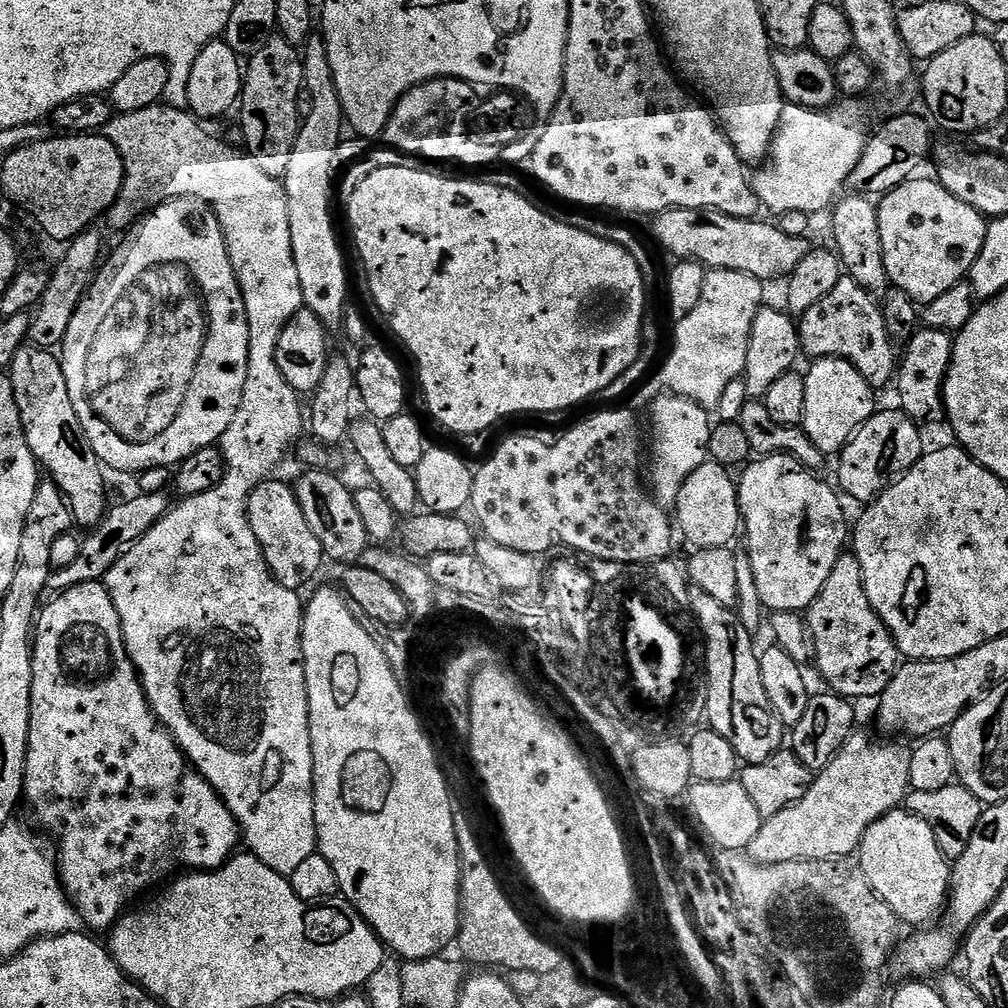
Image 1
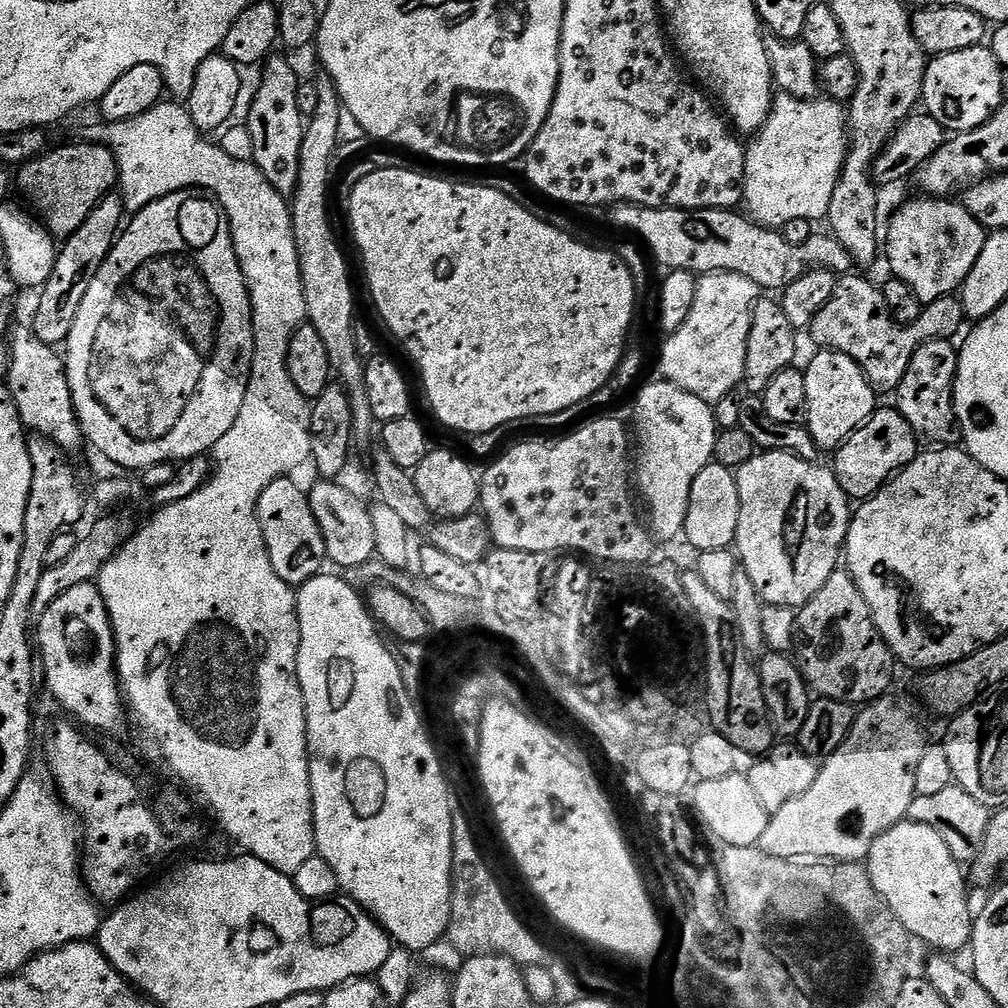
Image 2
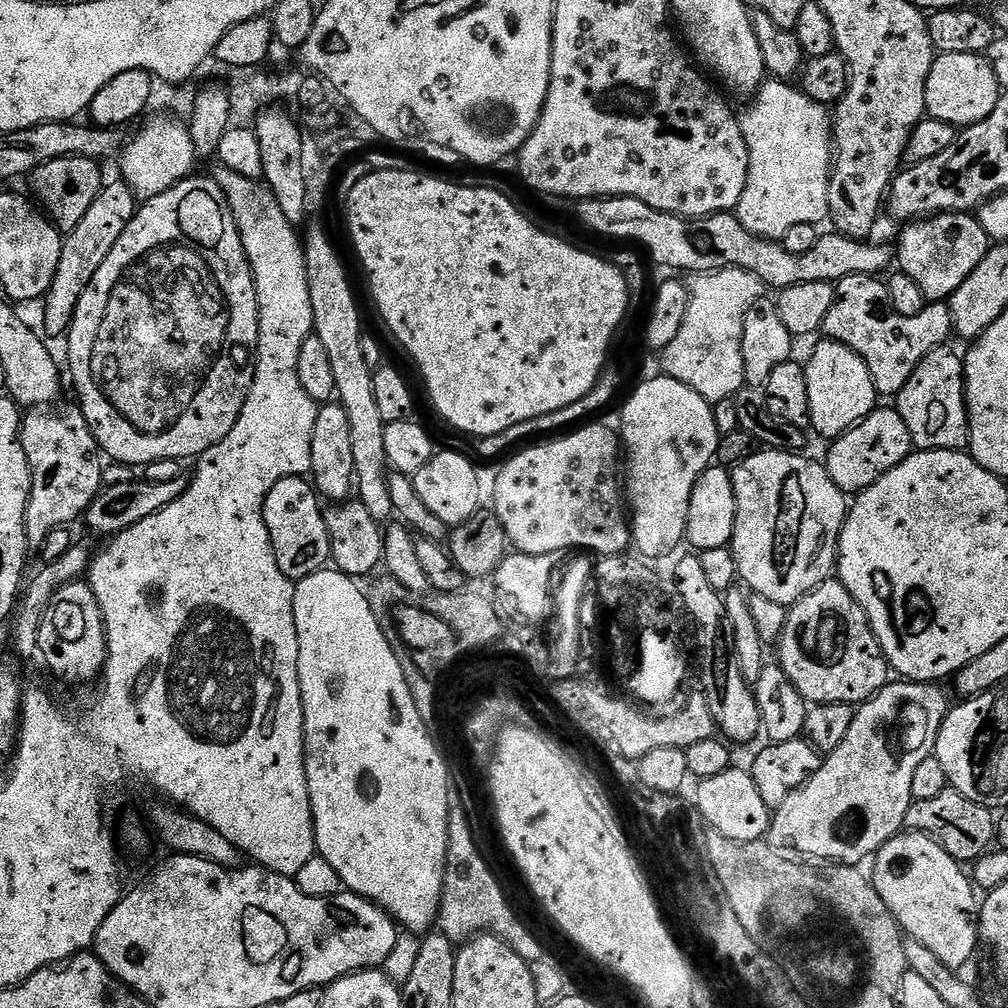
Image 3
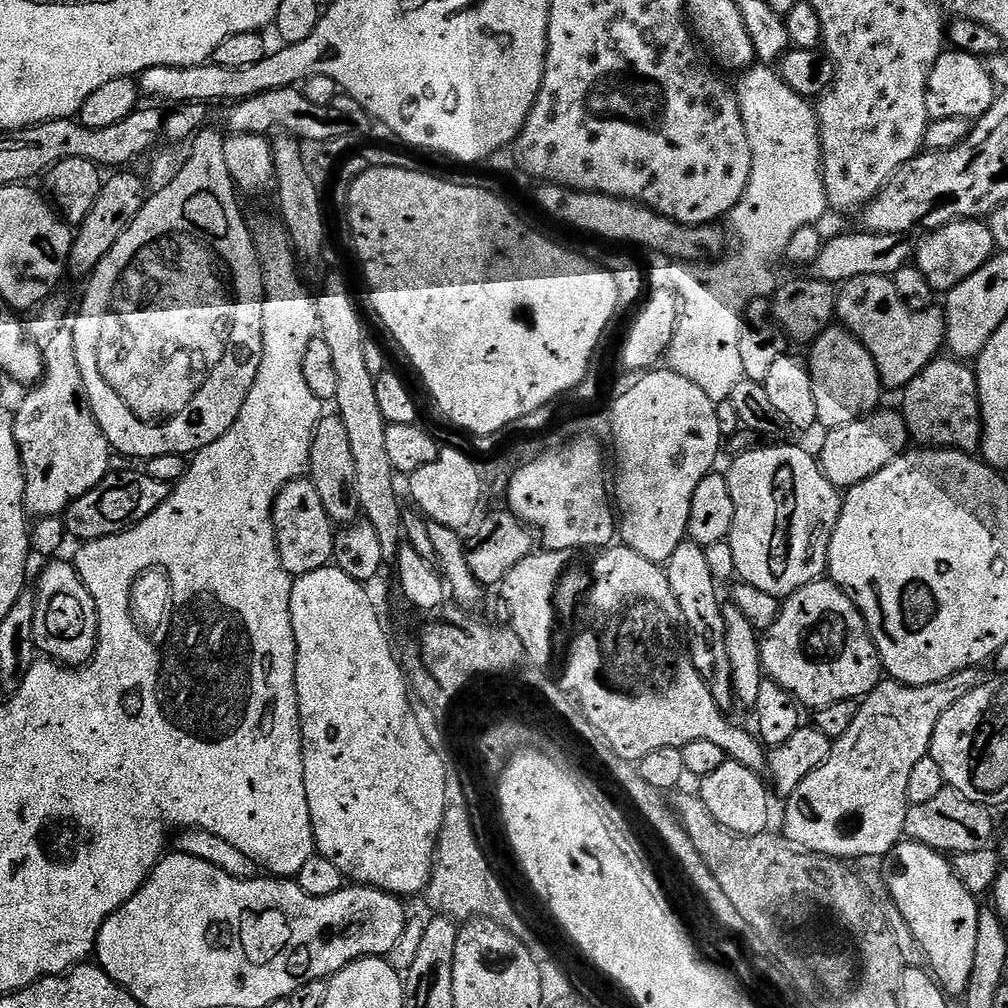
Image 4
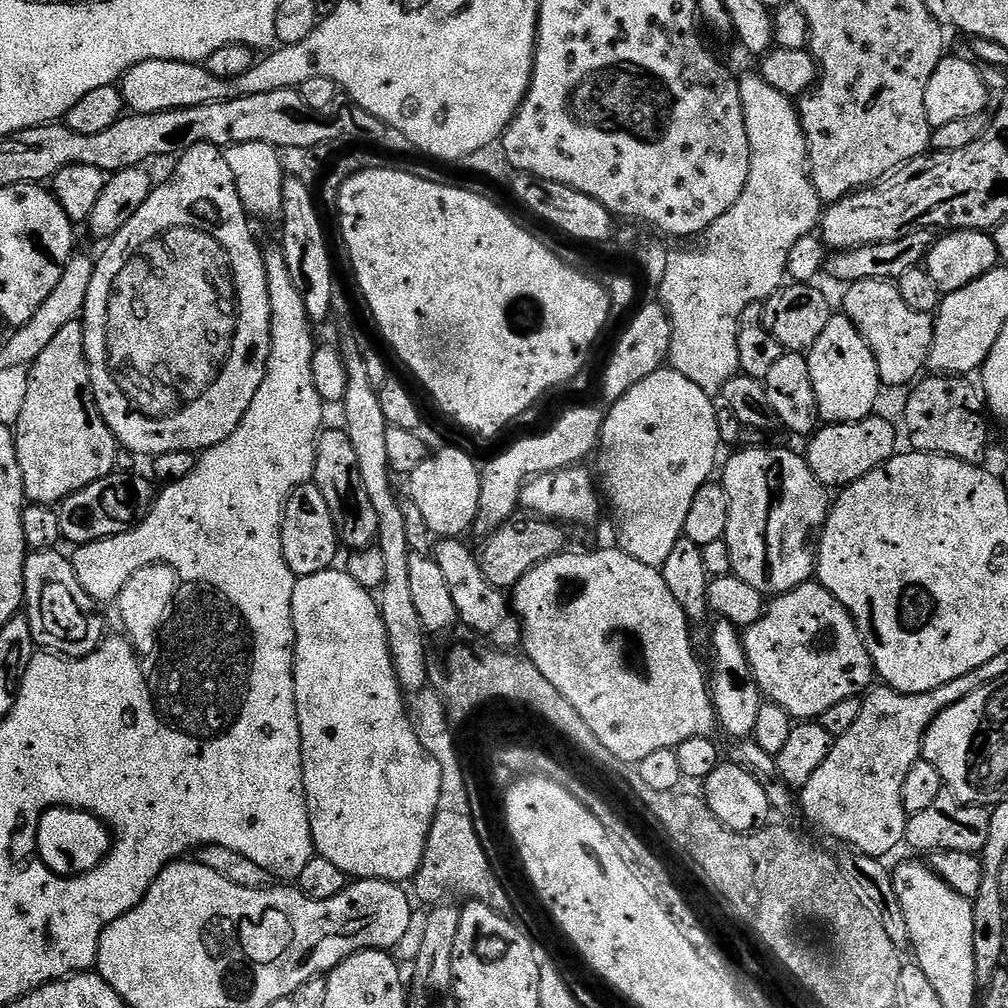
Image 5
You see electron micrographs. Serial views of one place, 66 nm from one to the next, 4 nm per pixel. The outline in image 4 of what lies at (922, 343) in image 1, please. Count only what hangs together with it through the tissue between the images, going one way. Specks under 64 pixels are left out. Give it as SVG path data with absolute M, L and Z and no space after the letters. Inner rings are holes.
M937 358L930 361L902 390L902 415L909 437L917 445L932 450L975 453L980 447L984 427L980 424L980 395L976 373L967 363L956 358Z

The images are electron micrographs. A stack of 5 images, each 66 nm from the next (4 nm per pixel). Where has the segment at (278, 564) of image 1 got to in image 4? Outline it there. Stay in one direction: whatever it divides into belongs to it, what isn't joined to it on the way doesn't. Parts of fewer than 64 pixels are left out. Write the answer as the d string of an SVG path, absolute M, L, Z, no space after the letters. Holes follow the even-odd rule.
M311 479L288 481L287 486L280 491L274 502L272 521L282 566L289 576L293 578L305 576L319 568L329 567L336 546L334 525L326 514L326 506L322 506L322 498L318 498L318 490Z

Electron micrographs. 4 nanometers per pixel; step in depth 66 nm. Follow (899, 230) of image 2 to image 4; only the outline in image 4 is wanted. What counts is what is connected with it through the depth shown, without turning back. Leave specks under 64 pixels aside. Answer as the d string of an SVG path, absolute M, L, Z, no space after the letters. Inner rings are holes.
M951 220L940 228L933 228L927 233L924 241L914 248L914 263L922 274L926 274L926 282L937 294L946 294L958 282L970 278L974 270L978 270L997 251L994 238L990 234L987 223L978 220Z

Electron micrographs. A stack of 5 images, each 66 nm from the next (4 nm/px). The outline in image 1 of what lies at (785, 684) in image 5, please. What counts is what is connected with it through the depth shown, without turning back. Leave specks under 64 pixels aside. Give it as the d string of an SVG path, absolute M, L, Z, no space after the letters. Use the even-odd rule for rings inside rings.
M842 554L838 562L834 562L834 570L830 570L826 586L822 586L818 598L806 610L806 623L808 635L812 637L816 668L820 671L821 678L832 687L829 689L835 695L845 698L857 696L860 700L866 699L867 696L878 698L886 690L886 686L890 686L902 657L896 649L890 630L884 625L874 606L870 606L870 598L866 598L862 566L856 555Z

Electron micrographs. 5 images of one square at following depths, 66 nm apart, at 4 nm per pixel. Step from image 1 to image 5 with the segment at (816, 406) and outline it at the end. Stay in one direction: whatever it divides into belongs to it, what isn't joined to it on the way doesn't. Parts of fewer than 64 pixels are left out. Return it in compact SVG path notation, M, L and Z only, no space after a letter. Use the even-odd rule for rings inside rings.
M833 314L830 322L826 322L826 330L822 330L818 342L814 342L806 355L810 366L810 382L814 382L814 394L824 424L858 422L877 411L876 399L882 393L878 362L870 346L866 346L866 338L858 334L848 316Z

